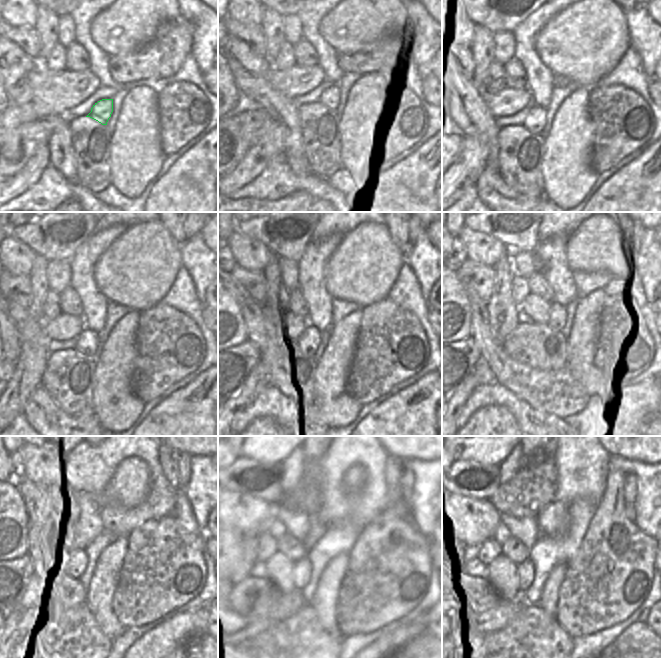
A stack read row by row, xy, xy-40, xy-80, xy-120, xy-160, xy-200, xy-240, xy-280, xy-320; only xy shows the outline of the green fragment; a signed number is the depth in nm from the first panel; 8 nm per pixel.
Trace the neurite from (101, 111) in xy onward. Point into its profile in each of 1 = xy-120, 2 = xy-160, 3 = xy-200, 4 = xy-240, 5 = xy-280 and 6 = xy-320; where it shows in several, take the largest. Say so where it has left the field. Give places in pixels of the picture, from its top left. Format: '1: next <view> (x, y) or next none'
1: next xy-120 (86, 345)
2: next xy-160 (309, 339)
3: next xy-200 (533, 338)
4: next xy-240 (79, 565)
5: next xy-280 (302, 569)
6: next xy-320 (525, 570)

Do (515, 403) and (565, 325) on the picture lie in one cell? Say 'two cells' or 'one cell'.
two cells

